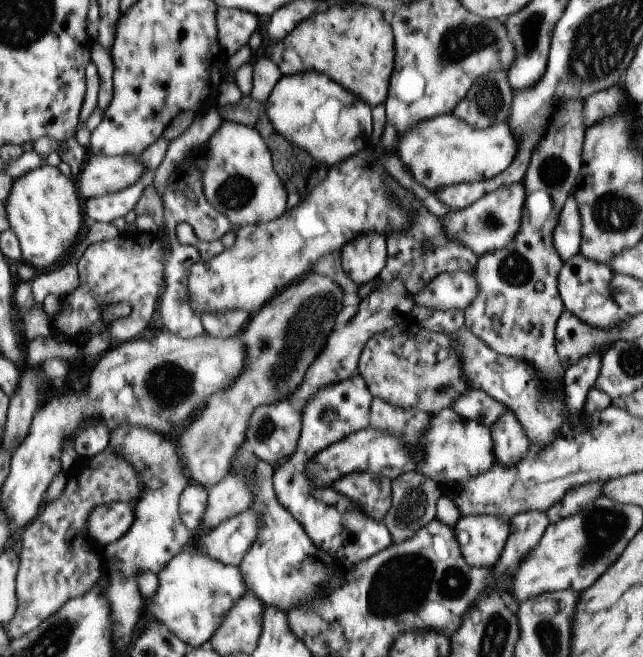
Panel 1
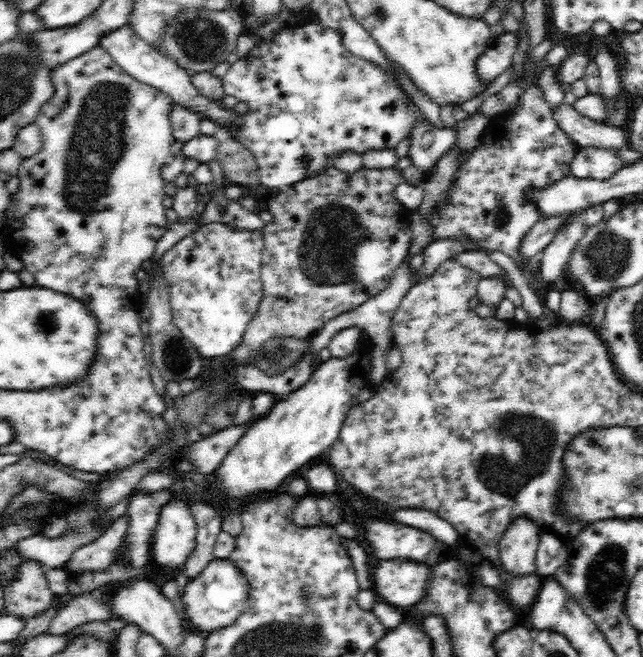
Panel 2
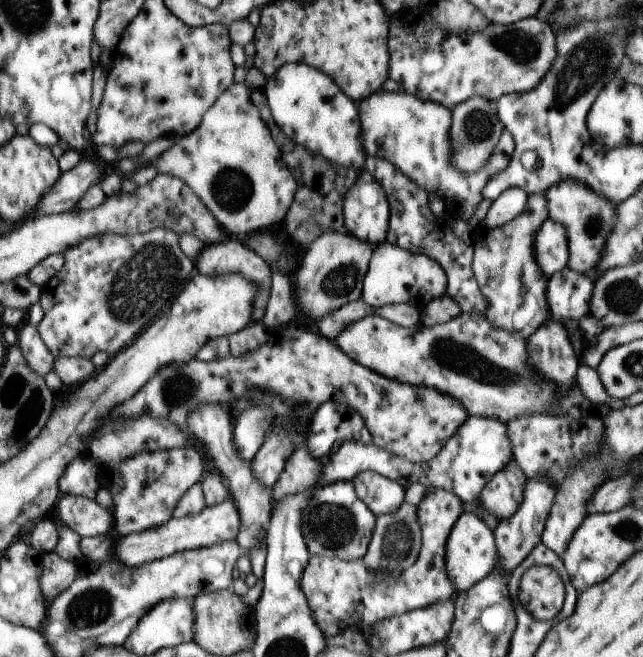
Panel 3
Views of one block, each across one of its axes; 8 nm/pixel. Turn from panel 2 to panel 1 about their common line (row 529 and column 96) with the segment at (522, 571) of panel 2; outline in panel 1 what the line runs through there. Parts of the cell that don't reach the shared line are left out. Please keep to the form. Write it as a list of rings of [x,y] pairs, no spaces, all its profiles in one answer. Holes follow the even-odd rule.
[[[110,502],[109,505],[95,506],[87,514],[85,528],[96,540],[98,547],[115,542],[129,530],[133,522],[133,508],[124,502]]]

